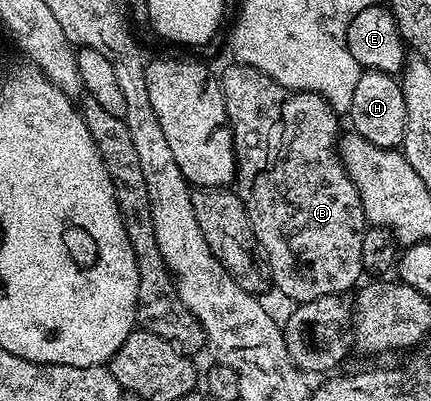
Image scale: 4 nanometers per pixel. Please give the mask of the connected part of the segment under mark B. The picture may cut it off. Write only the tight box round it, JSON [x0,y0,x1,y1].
[221,64,369,304]

